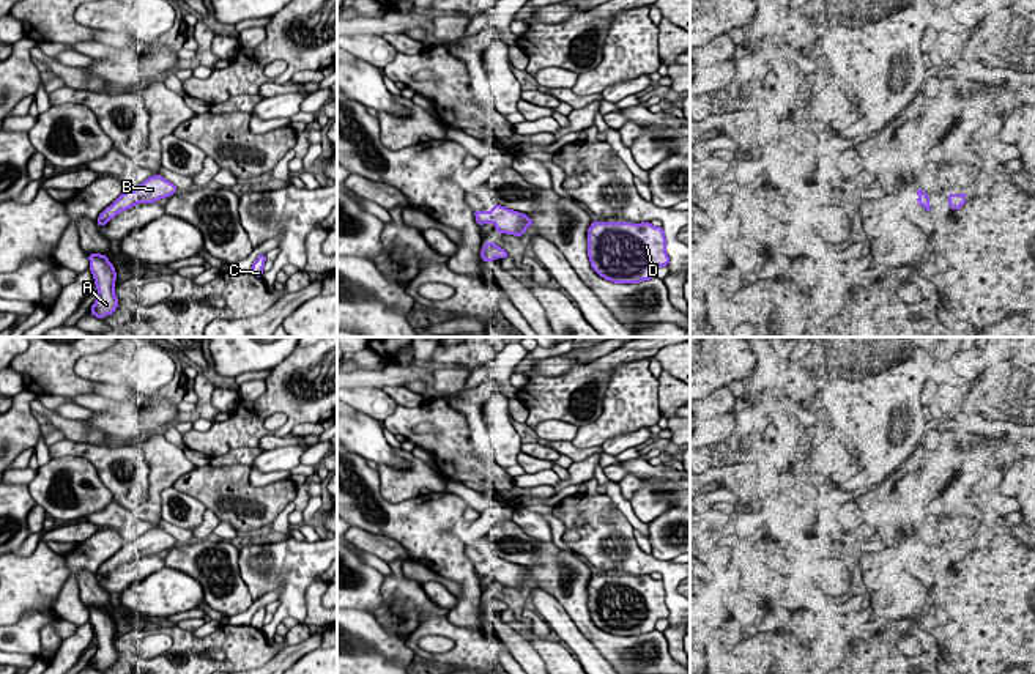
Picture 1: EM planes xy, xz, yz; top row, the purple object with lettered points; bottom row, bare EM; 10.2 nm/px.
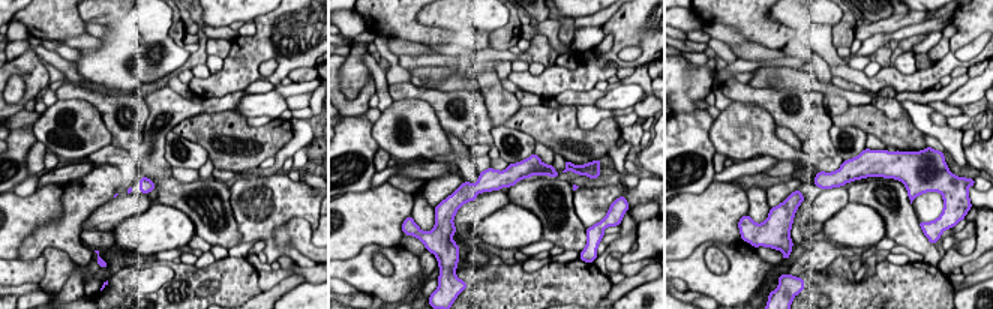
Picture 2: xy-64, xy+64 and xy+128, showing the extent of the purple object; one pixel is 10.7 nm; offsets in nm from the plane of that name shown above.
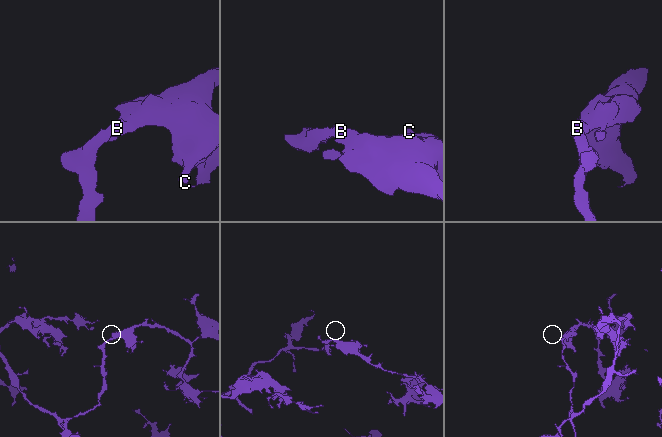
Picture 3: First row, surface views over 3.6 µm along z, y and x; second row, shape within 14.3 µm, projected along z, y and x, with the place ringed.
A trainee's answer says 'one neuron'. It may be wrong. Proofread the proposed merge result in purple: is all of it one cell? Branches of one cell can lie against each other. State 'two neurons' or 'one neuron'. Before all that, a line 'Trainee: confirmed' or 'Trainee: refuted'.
Trainee: confirmed
one neuron

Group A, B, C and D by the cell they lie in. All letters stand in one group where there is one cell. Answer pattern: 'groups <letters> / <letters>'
groups A B C D

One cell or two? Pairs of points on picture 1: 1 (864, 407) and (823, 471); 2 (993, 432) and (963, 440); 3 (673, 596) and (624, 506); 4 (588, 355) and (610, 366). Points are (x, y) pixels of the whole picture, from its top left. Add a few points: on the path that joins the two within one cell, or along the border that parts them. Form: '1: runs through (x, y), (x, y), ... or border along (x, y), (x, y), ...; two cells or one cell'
1: runs through (870, 433), (870, 466), (862, 474), (849, 474); one cell
2: runs through (985, 433), (971, 440); one cell
3: border along (612, 498), (612, 503), (634, 528); two cells
4: border along (610, 353), (589, 362), (575, 364), (561, 374); two cells

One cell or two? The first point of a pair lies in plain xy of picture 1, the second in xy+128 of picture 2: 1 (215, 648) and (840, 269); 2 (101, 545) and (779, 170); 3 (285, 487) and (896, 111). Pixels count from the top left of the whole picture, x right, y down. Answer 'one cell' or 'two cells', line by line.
1: two cells
2: two cells
3: two cells

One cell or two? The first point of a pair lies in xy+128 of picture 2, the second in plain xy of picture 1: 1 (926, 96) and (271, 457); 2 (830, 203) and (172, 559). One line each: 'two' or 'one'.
1: two
2: two

